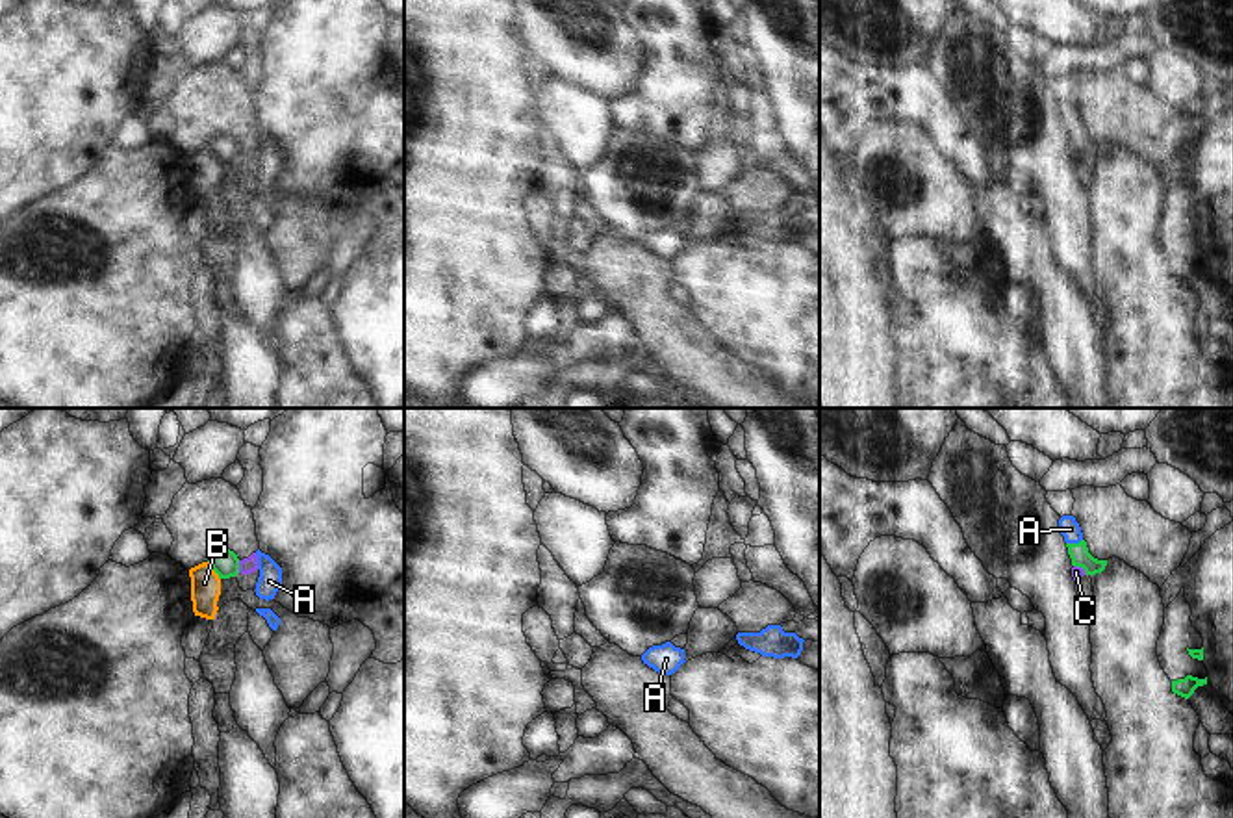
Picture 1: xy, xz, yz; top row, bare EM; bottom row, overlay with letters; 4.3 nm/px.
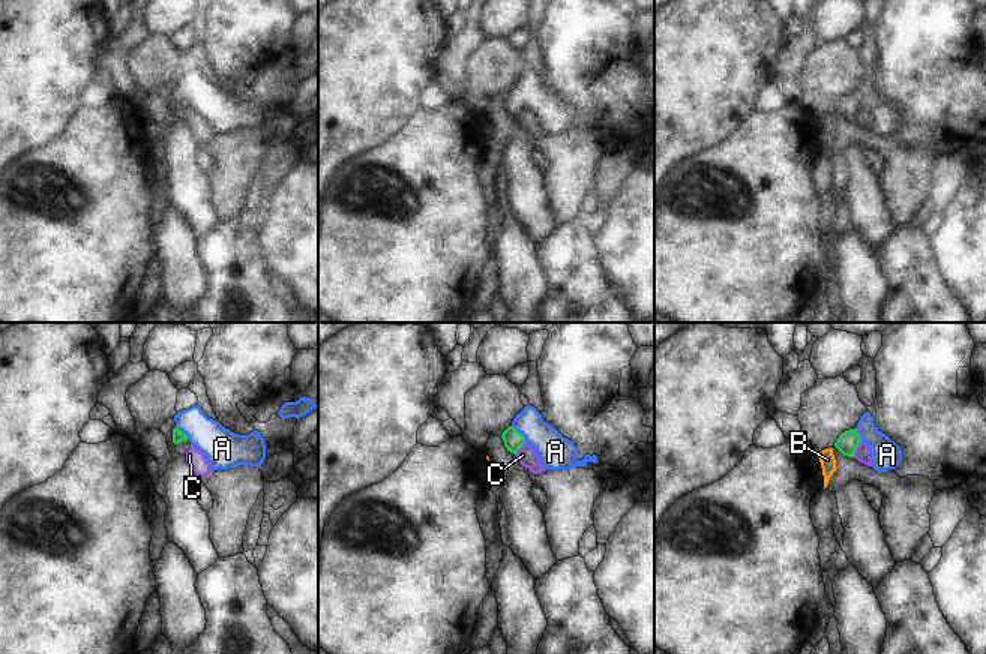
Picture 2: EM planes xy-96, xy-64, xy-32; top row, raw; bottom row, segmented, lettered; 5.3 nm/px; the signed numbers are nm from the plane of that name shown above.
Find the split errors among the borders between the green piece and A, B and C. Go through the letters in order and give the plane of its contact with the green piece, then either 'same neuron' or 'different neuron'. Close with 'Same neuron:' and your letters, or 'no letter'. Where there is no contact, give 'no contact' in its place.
A: contact in yz; same neuron
B: contact in xy; different neuron
C: contact in xy; different neuron
Same neuron: A

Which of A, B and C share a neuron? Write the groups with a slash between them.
A / B / C

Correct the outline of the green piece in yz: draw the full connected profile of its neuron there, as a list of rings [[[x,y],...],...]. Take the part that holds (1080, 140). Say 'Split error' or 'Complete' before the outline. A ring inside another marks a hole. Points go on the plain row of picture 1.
Split error. [[[1062,100],[1059,104],[1061,119],[1064,121],[1072,150],[1083,152],[1087,160],[1101,158],[1107,145],[1098,145],[1088,137],[1083,117],[1074,100]]]

